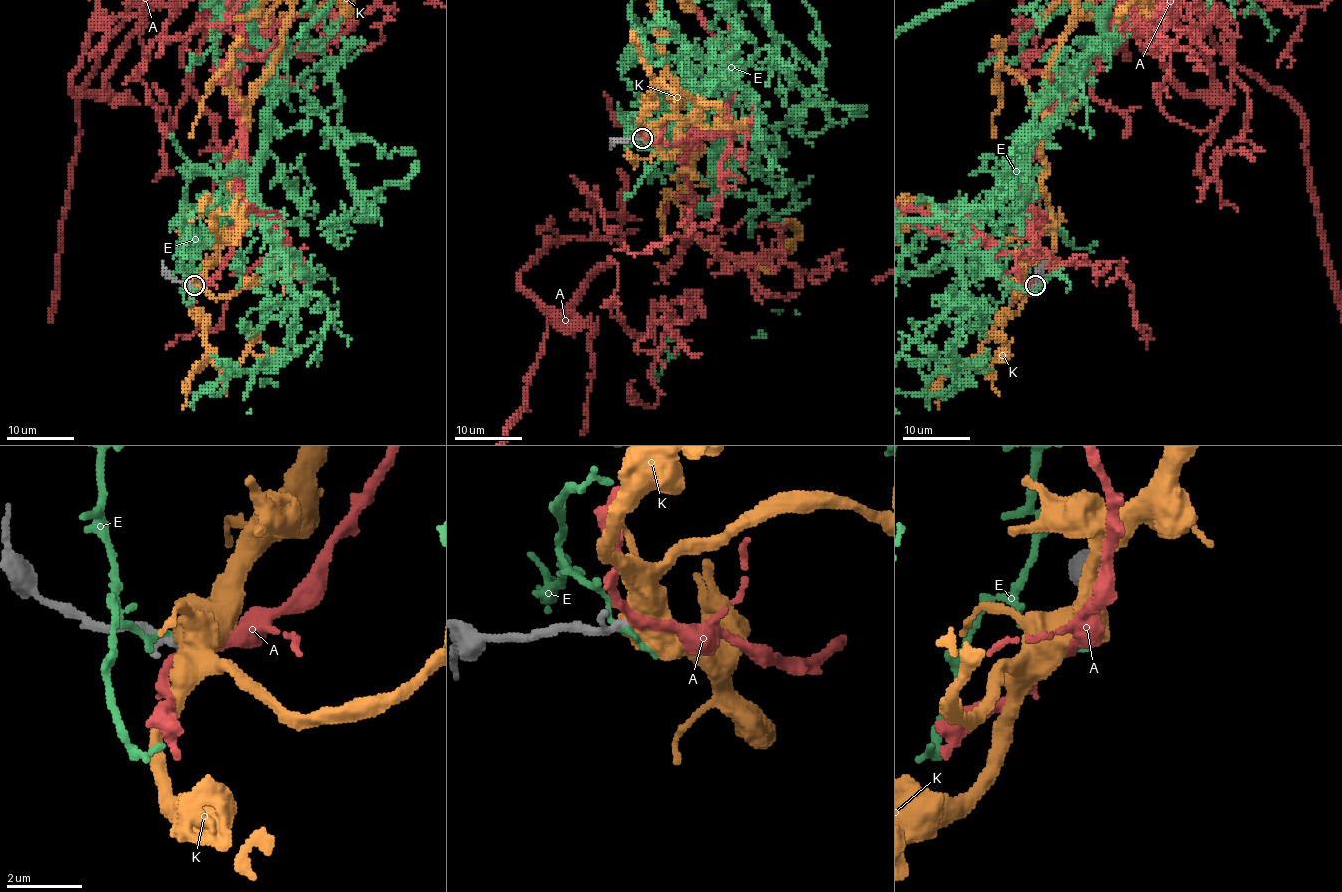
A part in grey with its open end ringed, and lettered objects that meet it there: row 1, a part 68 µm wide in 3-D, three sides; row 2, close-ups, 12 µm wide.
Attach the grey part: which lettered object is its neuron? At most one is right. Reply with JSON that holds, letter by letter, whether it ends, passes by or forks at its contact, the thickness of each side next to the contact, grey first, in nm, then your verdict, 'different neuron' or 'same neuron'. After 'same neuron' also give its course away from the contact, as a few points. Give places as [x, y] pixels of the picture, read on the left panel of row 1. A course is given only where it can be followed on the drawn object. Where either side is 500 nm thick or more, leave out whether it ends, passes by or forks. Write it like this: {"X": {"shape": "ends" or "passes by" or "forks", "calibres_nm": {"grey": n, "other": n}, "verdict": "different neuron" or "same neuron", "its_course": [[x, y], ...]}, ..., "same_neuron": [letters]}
{"A": {"shape": "passes by", "calibres_nm": {"grey": 220, "other": 240}, "verdict": "same neuron"}, "E": {"shape": "passes by", "calibres_nm": {"grey": 240, "other": 120}, "verdict": "different neuron"}, "K": {"calibres_nm": {"grey": 240, "other": 800}, "verdict": "different neuron"}, "same_neuron": ["A"]}

